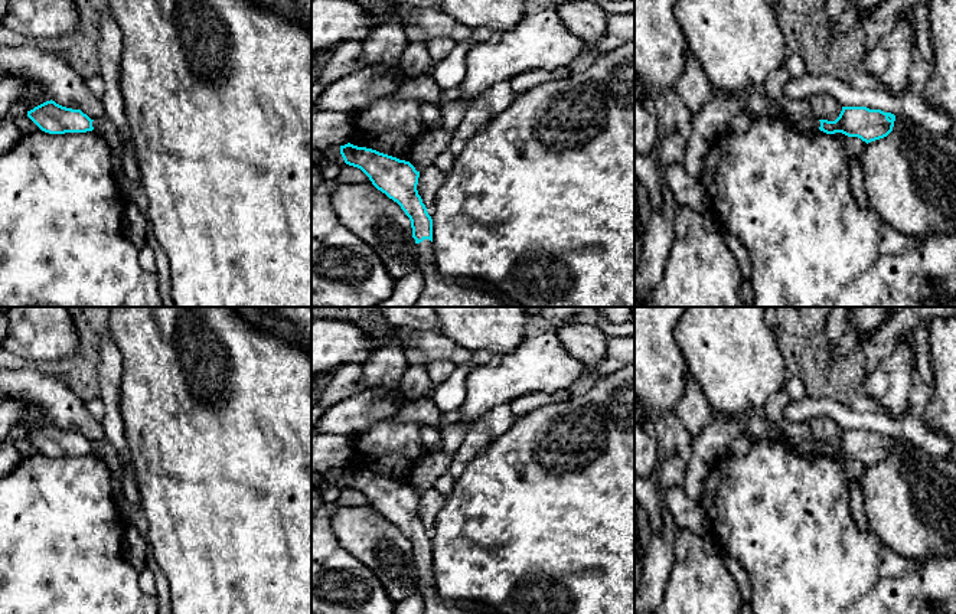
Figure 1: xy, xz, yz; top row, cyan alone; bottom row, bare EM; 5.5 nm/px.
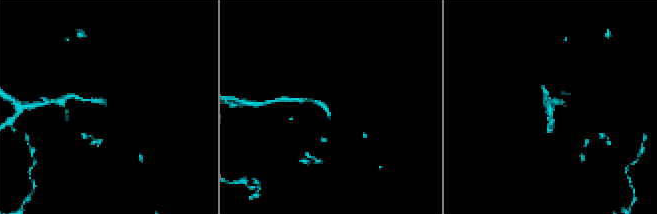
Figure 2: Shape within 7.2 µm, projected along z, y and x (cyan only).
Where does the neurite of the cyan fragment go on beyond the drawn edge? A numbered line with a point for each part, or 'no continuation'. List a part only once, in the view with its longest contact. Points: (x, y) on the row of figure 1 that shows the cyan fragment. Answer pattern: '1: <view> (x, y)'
1: xz (439, 291)

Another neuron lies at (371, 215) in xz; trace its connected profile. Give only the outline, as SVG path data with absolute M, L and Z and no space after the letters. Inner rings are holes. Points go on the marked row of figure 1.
M337 183L332 206L339 222L376 252L395 281L421 271L410 218L373 184Z

